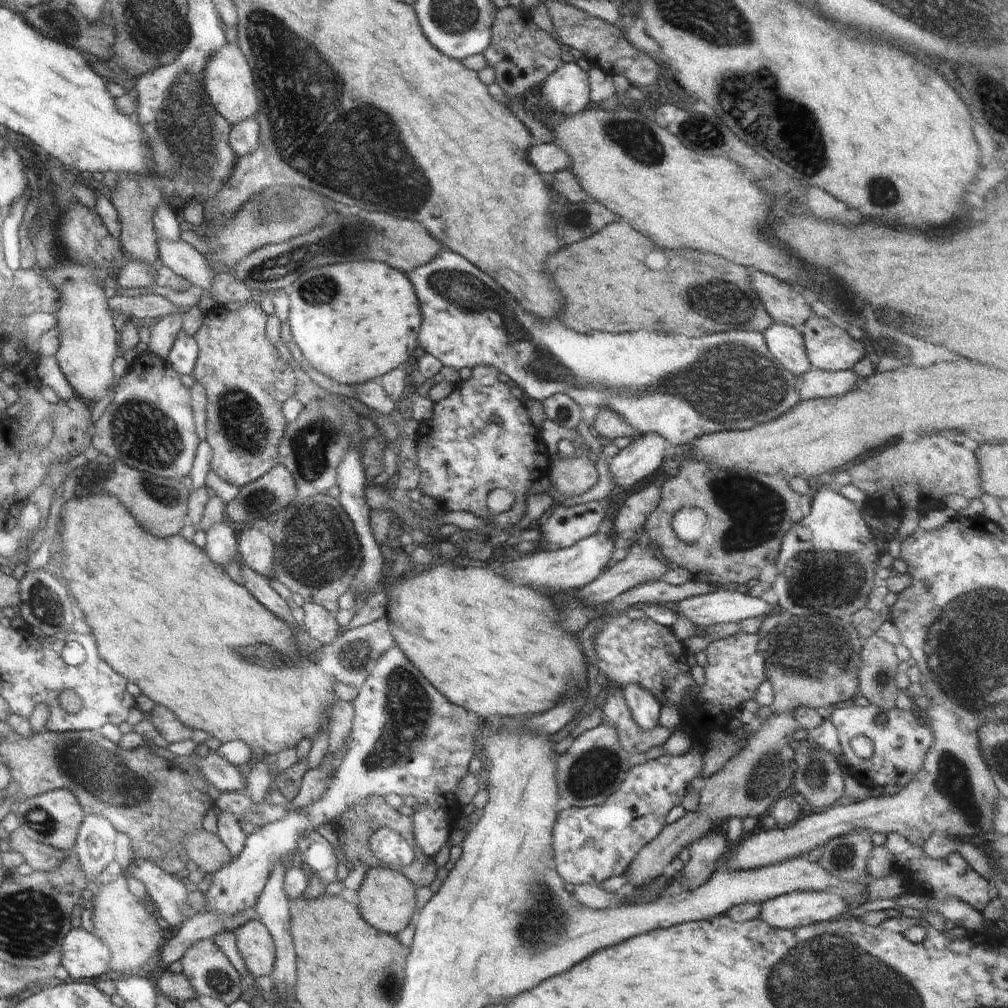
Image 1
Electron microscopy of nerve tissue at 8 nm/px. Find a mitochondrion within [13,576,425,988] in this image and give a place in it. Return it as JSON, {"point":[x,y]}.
{"point":[99,772]}

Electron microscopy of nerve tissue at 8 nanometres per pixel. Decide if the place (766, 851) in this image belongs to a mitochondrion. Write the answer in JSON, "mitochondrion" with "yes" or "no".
{"mitochondrion":"no"}

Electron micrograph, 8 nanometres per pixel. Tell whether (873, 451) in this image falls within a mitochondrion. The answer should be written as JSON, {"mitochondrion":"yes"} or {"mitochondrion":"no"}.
{"mitochondrion":"no"}

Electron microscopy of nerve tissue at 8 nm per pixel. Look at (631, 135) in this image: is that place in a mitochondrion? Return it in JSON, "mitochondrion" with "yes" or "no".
{"mitochondrion":"yes"}

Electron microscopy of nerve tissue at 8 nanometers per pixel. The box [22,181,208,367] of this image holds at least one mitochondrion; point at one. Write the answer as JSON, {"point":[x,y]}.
{"point":[58,251]}

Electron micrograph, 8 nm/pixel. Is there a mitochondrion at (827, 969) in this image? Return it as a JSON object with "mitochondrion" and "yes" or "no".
{"mitochondrion":"yes"}

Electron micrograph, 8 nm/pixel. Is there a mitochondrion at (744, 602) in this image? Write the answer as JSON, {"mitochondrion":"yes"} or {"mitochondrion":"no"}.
{"mitochondrion":"no"}

